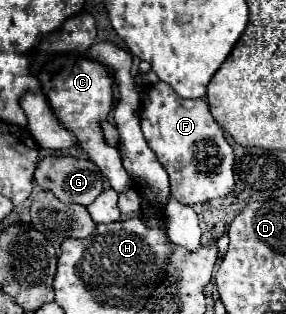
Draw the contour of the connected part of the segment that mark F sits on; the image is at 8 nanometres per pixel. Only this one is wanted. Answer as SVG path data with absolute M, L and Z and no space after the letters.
M158 81L156 85L150 85L146 89L146 95L142 99L140 109L140 125L146 143L162 163L162 167L168 171L172 197L176 197L184 205L196 205L206 203L212 199L224 199L234 191L234 151L230 143L226 141L224 129L218 125L218 121L210 115L208 101L206 99L182 99L178 93L172 91L172 87L164 81Z

